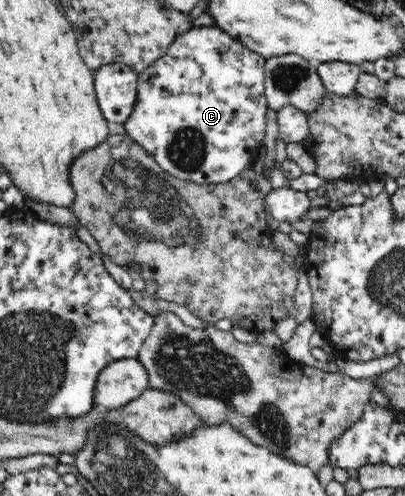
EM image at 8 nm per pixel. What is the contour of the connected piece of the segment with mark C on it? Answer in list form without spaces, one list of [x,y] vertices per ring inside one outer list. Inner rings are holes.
[[[215,26],[194,28],[178,35],[166,54],[138,75],[136,103],[123,125],[126,134],[171,176],[197,184],[226,183],[234,179],[251,167],[254,148],[265,138],[266,61]]]

